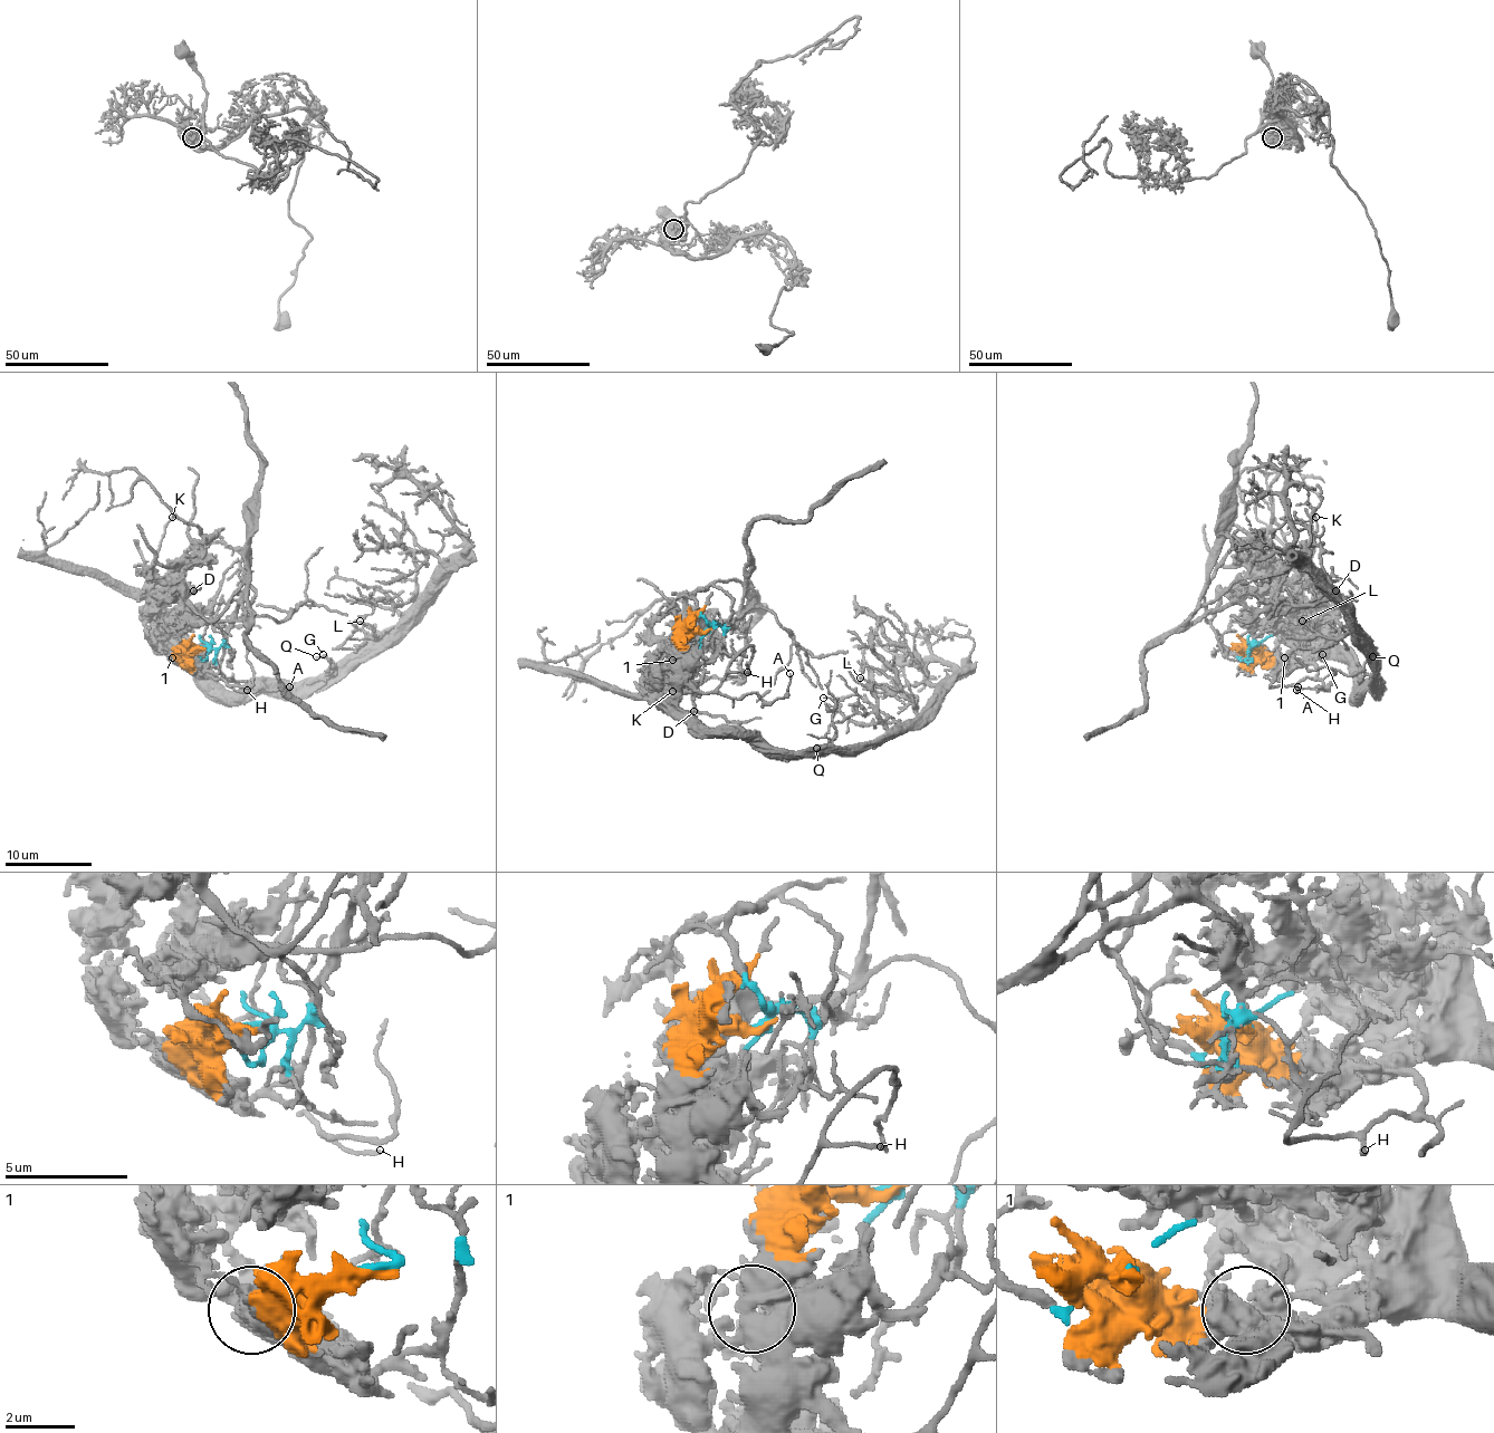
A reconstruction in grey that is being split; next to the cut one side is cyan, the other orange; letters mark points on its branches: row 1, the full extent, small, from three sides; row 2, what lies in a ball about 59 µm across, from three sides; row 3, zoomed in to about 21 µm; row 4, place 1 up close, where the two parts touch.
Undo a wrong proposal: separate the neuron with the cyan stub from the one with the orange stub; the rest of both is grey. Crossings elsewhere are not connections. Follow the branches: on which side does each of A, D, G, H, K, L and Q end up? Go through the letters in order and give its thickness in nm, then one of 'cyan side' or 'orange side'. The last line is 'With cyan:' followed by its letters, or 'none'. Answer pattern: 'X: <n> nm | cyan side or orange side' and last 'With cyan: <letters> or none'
A: 130 nm | orange side
D: 200 nm | orange side
G: 130 nm | orange side
H: 160 nm | orange side
K: 160 nm | orange side
L: 150 nm | orange side
Q: 190 nm | orange side
With cyan: none

